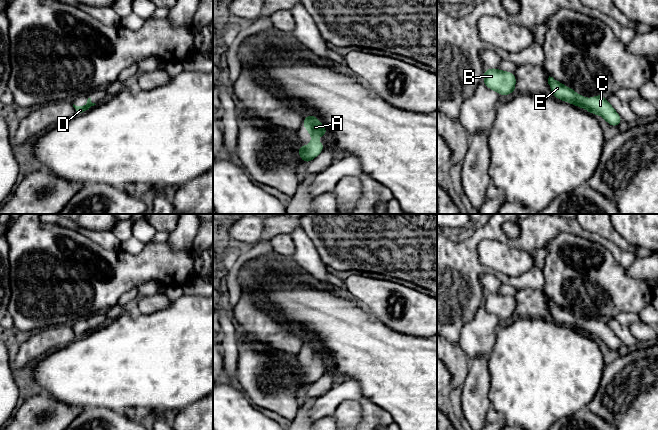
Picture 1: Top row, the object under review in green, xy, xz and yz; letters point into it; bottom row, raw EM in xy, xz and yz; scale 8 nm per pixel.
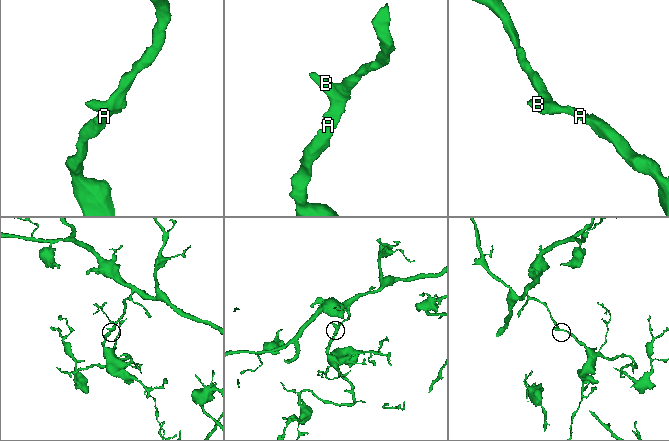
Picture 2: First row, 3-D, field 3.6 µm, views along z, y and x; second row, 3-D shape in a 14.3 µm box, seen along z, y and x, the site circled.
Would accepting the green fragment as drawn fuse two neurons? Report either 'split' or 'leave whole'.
leave whole

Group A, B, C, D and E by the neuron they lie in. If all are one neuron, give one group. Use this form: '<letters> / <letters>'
A B C D E

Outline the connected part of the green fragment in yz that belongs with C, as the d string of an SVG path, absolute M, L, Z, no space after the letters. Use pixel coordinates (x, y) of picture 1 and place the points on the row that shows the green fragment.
M550 76L548 78L548 84L554 98L583 108L594 115L601 115L611 126L618 127L623 121L613 106L601 94L597 94L590 100L587 96L583 98L581 94L576 93L574 89L563 85Z

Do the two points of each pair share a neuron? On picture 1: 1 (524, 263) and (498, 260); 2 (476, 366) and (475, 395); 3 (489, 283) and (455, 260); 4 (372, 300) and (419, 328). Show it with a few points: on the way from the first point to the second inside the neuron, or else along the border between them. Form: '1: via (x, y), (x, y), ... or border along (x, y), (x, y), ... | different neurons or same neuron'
1: via (518, 262), (504, 260) | same neuron
2: via (476, 373), (475, 388) | same neuron
3: border along (478, 276), (482, 289) | different neurons
4: via (383, 313), (389, 322), (406, 323) | same neuron

